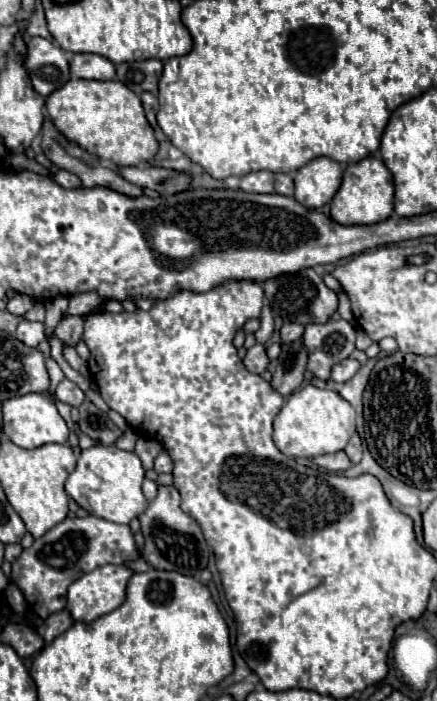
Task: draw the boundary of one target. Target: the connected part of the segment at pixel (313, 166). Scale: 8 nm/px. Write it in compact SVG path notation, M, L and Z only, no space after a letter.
M315 158L295 174L295 200L305 208L321 208L339 190L343 168L331 158Z

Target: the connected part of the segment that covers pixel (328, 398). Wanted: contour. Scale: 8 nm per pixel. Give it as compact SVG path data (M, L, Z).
M303 386L295 390L285 406L273 420L273 442L291 458L315 458L321 454L339 452L347 446L355 434L355 410L333 390L321 390L317 386Z

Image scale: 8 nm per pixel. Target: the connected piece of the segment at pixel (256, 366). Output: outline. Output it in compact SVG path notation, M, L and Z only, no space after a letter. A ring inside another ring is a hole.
M255 344L247 350L247 356L245 356L245 368L249 372L255 372L255 374L261 374L267 366L269 366L269 358L267 358L267 352L265 352L265 346L263 344Z

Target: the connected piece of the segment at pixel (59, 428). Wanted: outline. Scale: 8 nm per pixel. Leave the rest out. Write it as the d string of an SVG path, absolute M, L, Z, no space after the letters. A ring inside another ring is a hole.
M25 394L9 398L3 402L3 432L5 436L21 448L39 448L43 444L65 444L69 438L69 426L57 412L55 404L45 394Z

